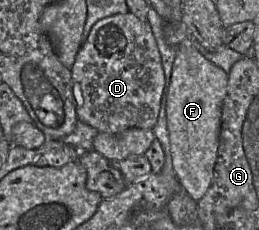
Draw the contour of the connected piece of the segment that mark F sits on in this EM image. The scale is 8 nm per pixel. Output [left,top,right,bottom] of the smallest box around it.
[166,43,228,201]

